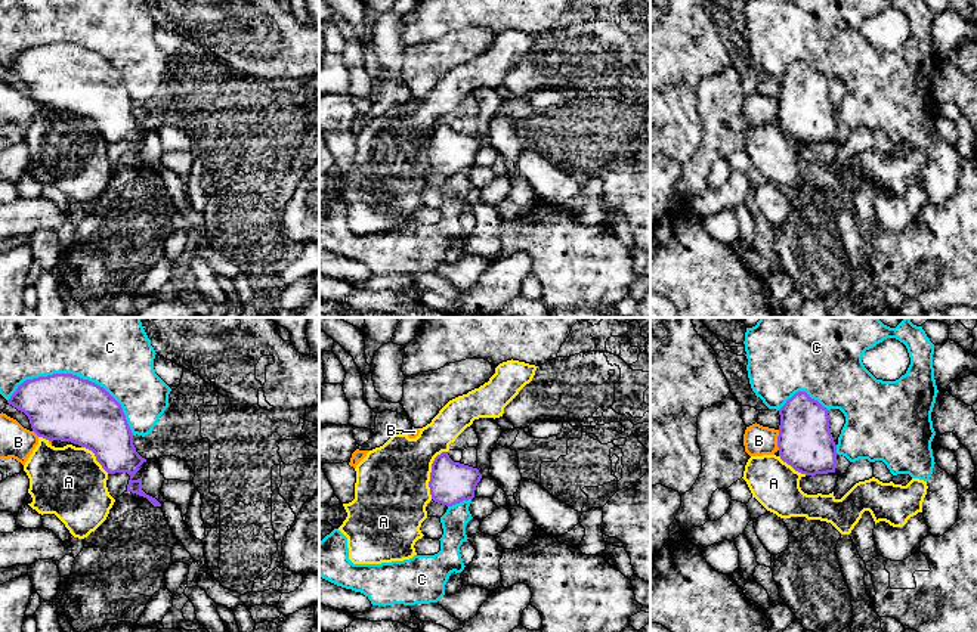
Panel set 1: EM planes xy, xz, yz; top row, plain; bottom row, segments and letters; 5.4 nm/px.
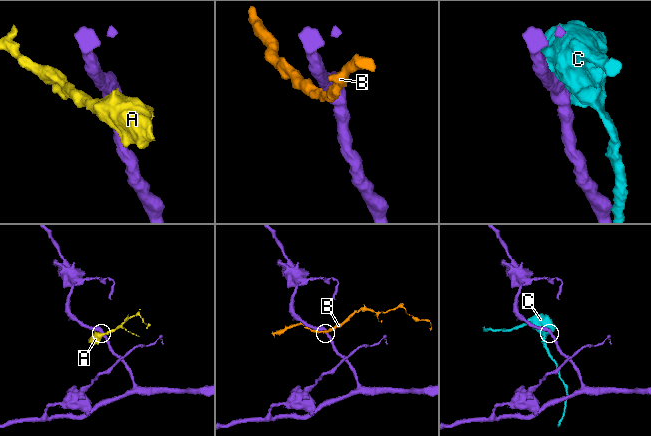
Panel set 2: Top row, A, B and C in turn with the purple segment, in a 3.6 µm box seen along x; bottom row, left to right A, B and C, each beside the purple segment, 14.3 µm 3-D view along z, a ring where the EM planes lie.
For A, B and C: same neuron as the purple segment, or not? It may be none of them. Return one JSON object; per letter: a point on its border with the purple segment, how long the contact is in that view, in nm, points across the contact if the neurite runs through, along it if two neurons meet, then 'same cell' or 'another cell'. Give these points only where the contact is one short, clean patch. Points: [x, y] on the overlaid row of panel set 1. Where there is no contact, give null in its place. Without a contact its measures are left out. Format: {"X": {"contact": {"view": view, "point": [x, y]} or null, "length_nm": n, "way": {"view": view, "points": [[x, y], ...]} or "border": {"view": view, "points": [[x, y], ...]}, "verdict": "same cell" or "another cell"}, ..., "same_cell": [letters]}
{"A": {"contact": {"view": "xz", "point": [430, 473]}, "length_nm": 280, "border": {"view": "xz", "points": [[447, 451], [442, 451], [432, 464], [430, 498]]}, "verdict": "another cell"}, "B": {"contact": {"view": "yz", "point": [778, 440]}, "length_nm": 110, "verdict": "another cell"}, "C": {"contact": {"view": "xy", "point": [76, 375]}, "length_nm": 700, "verdict": "another cell"}, "same_cell": []}

